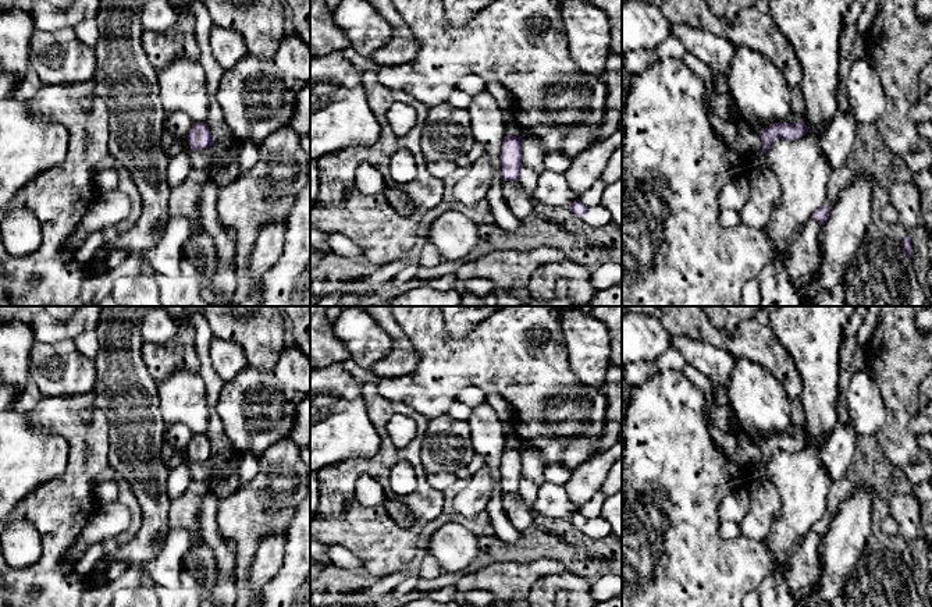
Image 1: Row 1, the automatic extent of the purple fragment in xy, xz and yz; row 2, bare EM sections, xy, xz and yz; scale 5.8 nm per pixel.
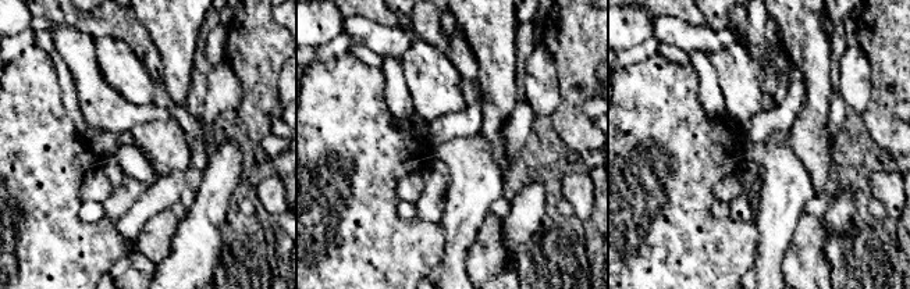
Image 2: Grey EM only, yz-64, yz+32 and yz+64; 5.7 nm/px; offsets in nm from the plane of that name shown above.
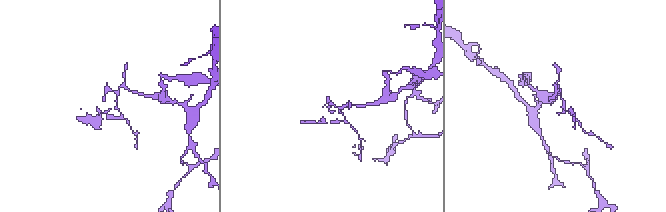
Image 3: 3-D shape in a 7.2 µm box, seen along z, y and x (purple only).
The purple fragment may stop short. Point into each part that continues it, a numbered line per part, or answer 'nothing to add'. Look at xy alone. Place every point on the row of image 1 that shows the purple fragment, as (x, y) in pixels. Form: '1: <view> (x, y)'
nothing to add

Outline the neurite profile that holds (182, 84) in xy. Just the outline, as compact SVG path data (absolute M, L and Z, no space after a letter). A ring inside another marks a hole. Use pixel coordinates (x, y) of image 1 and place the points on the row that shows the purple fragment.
M175 57L159 72L159 96L164 116L184 111L193 123L206 123L209 95L206 75L199 60Z

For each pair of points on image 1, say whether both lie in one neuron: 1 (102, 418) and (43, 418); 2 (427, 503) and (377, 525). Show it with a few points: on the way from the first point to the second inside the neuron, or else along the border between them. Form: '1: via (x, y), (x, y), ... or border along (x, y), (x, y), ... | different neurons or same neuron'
1: via (88, 428), (73, 428), (63, 418), (57, 418) | same neuron
2: via (423, 519), (412, 533), (394, 533) | same neuron

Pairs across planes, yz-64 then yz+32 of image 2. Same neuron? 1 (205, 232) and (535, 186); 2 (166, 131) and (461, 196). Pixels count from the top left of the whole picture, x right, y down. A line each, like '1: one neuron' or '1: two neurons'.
1: one neuron
2: one neuron

